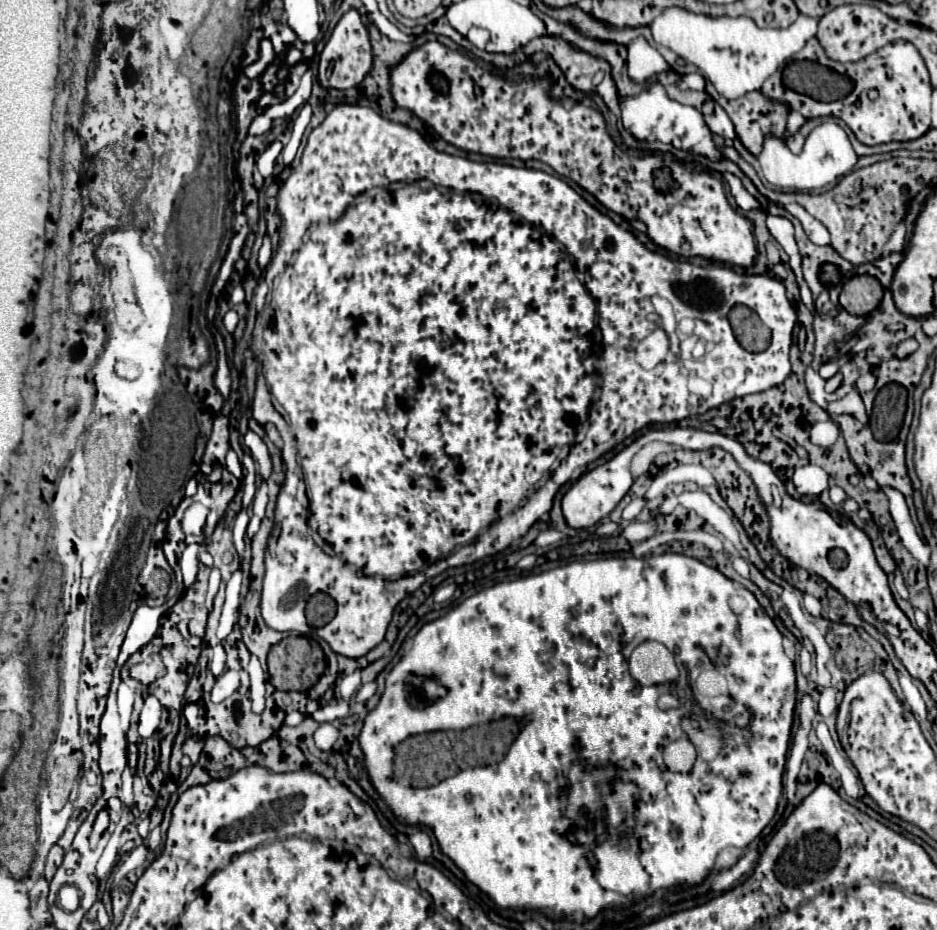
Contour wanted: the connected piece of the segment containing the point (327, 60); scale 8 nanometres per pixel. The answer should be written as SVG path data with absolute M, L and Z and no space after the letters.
M349 9L339 23L335 25L327 45L321 51L319 57L319 83L323 87L333 87L333 89L351 89L353 85L359 85L363 77L371 71L373 67L373 51L371 51L371 41L369 41L369 31L365 29L361 15L355 9Z

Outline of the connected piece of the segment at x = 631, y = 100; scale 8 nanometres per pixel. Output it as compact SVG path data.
M653 81L647 91L633 95L633 97L621 97L619 101L621 101L621 113L623 113L621 119L623 119L625 129L641 141L671 143L677 149L693 151L693 153L705 155L709 159L723 157L717 145L721 145L721 143L733 145L733 141L727 141L727 139L711 133L711 129L705 125L705 121L703 121L701 113L697 113L697 109L693 109L691 105L683 105L683 103L669 99L665 87L659 81Z

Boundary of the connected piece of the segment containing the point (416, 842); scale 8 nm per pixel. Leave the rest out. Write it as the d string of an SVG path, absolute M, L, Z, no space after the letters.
M417 831L411 835L411 843L413 843L413 849L415 849L415 855L425 861L431 857L431 837L425 833L425 831Z

